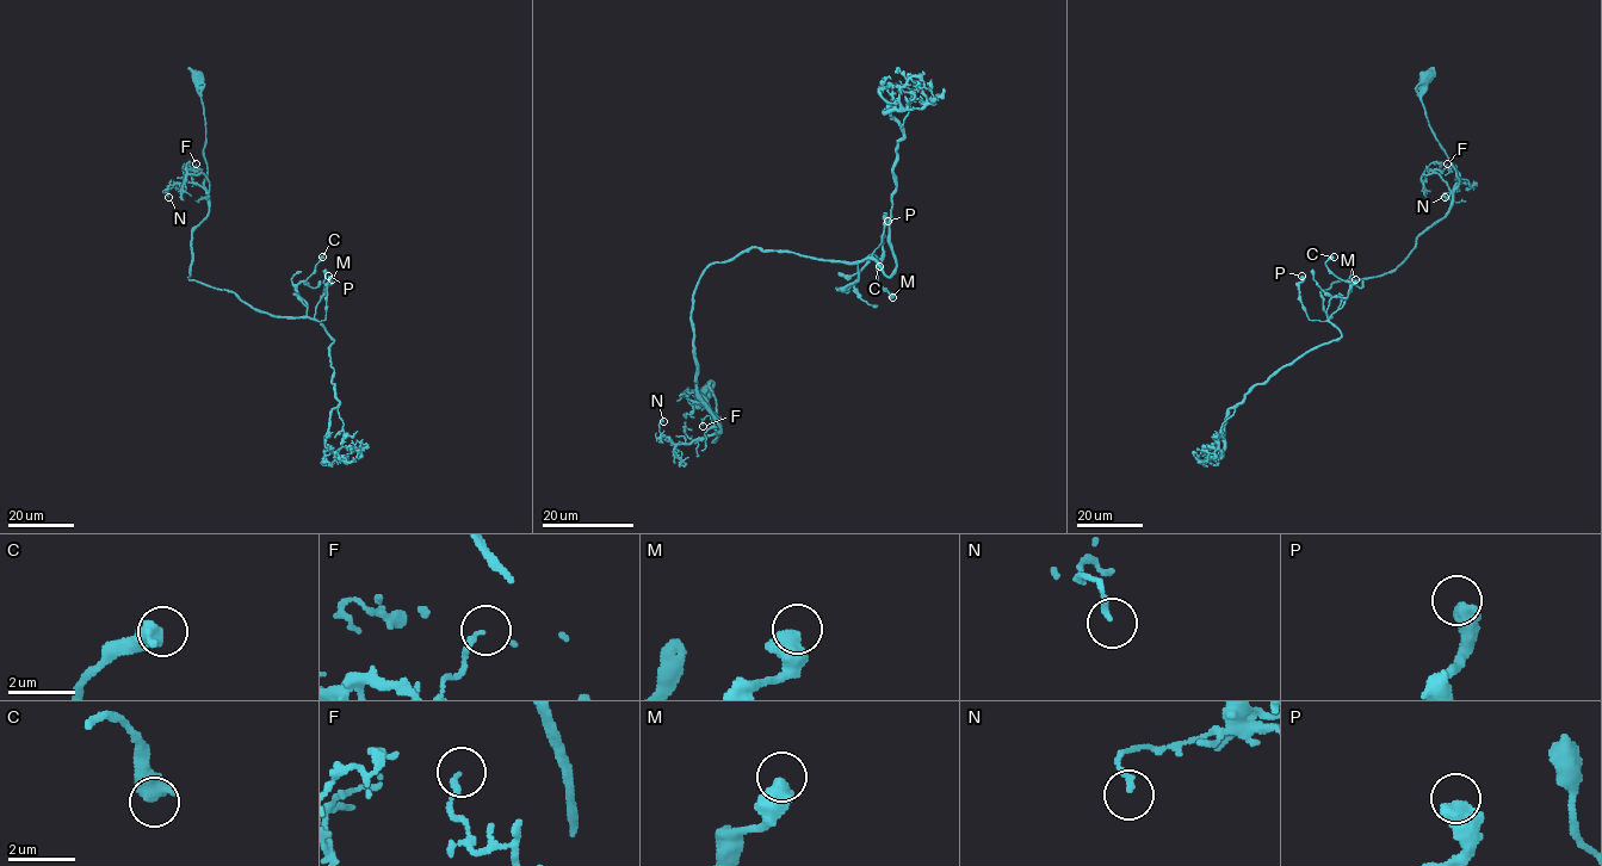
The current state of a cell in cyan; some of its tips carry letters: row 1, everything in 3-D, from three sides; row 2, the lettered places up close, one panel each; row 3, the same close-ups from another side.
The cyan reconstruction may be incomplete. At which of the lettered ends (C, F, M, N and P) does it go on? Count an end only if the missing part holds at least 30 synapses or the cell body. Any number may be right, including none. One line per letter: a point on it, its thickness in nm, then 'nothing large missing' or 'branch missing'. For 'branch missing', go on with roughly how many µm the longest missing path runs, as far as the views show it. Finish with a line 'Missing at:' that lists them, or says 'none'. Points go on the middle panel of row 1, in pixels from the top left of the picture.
C: at (879, 266); 600 nm thick; nothing large missing
F: at (703, 426); 160 nm thick; nothing large missing
M: at (892, 297); 650 nm thick; nothing large missing
N: at (663, 421); 160 nm thick; nothing large missing
P: at (888, 221); 550 nm thick; nothing large missing
Missing at: none

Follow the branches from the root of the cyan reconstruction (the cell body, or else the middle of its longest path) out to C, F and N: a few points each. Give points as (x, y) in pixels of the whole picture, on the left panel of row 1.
C: (196, 78), (209, 214), (192, 230), (189, 278), (272, 315), (300, 317), (307, 304), (296, 286), (322, 257)
F: (196, 78), (204, 107), (208, 191), (203, 173), (186, 171), (200, 172), (196, 164)
N: (196, 78), (204, 107), (206, 189), (189, 183), (173, 183), (165, 191), (168, 197)

